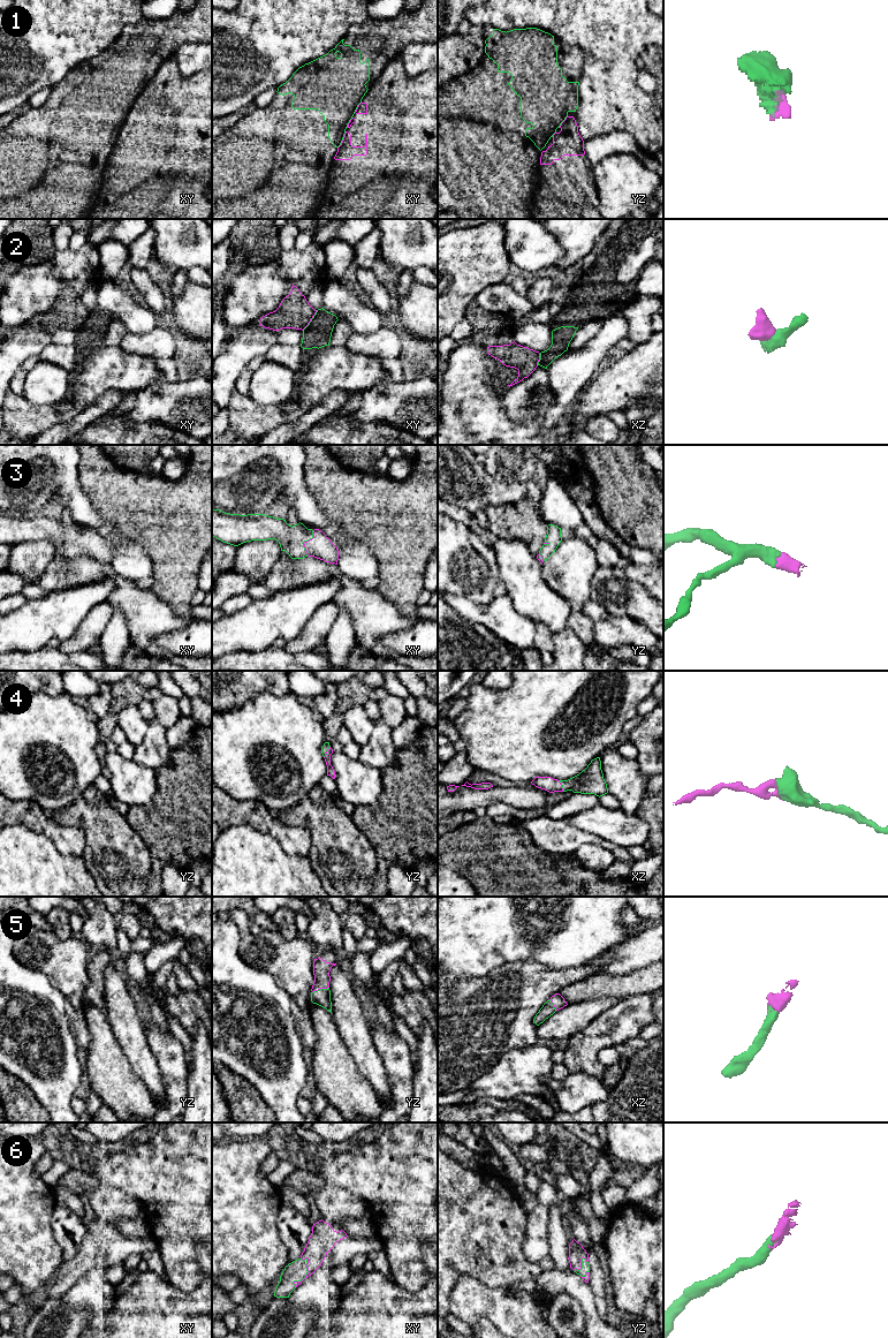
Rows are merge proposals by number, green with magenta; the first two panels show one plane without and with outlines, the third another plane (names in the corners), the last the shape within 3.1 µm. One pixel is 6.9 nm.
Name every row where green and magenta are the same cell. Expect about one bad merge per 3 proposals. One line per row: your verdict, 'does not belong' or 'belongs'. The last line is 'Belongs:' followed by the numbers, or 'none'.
1: does not belong
2: does not belong
3: belongs
4: belongs
5: belongs
6: belongs
Belongs: 3, 4, 5, 6

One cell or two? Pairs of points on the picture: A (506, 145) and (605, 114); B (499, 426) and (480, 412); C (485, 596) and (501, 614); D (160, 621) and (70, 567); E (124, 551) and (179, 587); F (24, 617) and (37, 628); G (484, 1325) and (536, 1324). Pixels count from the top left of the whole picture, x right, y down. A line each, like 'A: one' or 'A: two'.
A: two
B: one
C: two
D: one
E: two
F: one
G: two

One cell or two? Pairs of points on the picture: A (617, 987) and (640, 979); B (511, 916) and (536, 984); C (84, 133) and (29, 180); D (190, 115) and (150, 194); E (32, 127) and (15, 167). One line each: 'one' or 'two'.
A: one
B: two
C: one
D: one
E: one

